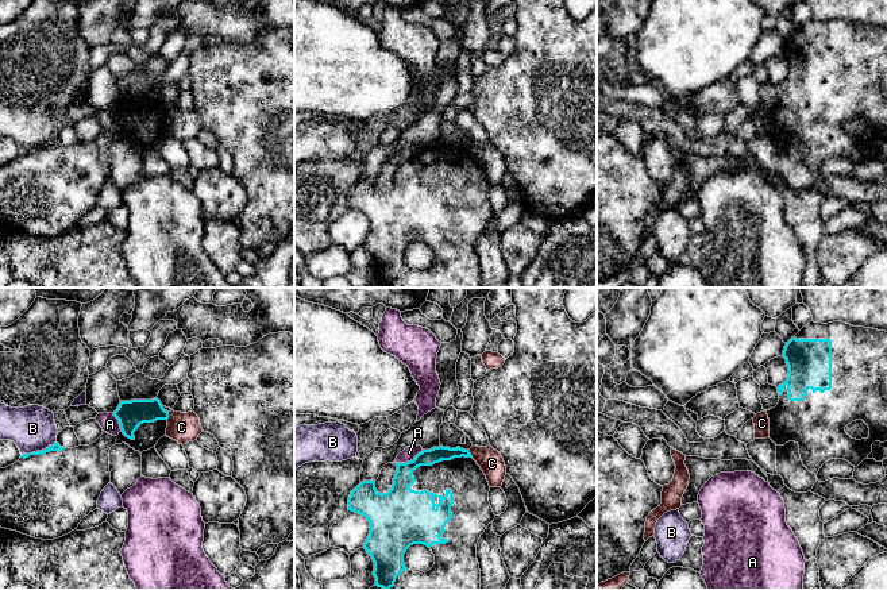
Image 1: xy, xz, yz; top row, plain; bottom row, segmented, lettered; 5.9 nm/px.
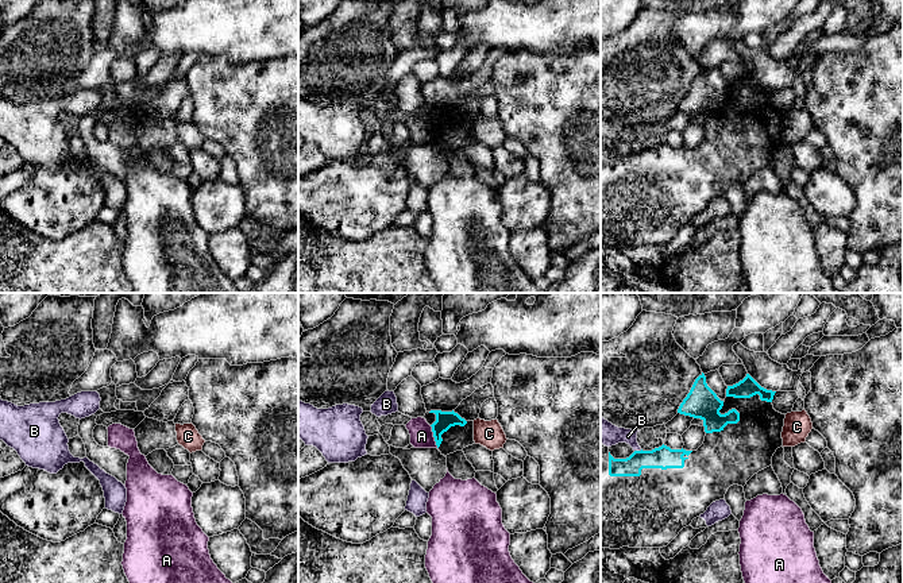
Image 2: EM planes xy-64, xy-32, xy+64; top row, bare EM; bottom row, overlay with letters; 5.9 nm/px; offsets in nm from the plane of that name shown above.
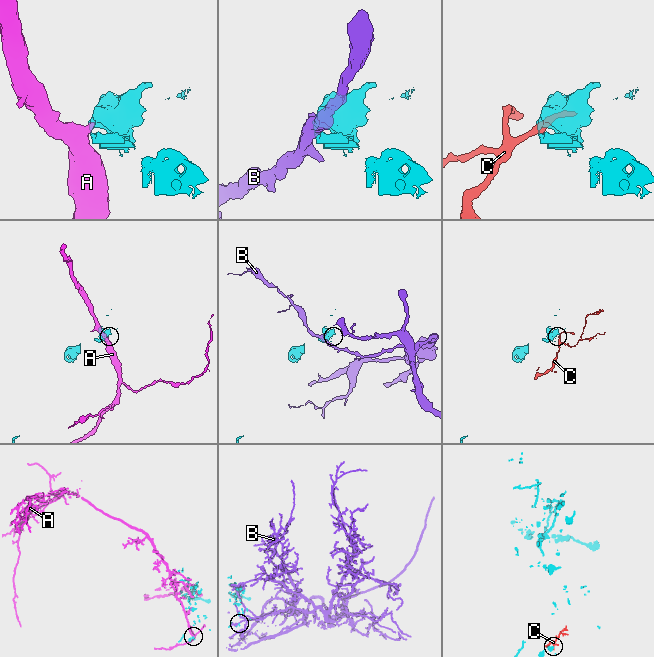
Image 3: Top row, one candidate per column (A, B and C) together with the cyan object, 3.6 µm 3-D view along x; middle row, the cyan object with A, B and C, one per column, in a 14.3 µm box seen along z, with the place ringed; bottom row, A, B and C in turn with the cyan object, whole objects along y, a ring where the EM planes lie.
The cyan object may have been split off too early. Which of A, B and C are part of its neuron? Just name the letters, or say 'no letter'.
no letter

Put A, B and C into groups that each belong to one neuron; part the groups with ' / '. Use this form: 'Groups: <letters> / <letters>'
Groups: A / B / C

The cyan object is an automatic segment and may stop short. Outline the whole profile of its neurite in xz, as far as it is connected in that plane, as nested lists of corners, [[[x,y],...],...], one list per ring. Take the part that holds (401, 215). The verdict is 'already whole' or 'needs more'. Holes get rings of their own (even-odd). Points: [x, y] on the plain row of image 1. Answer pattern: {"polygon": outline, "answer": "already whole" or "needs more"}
{"polygon": [[[443,143],[423,147],[410,159],[397,161],[393,182],[387,190],[378,190],[375,178],[360,180],[348,194],[348,208],[362,212],[370,220],[370,231],[363,246],[374,259],[375,284],[383,288],[481,288],[477,240],[495,216],[489,189],[486,173],[470,149]],[[413,242],[424,242],[435,252],[435,262],[429,269],[420,271],[405,265],[404,251]]], "answer": "needs more"}

